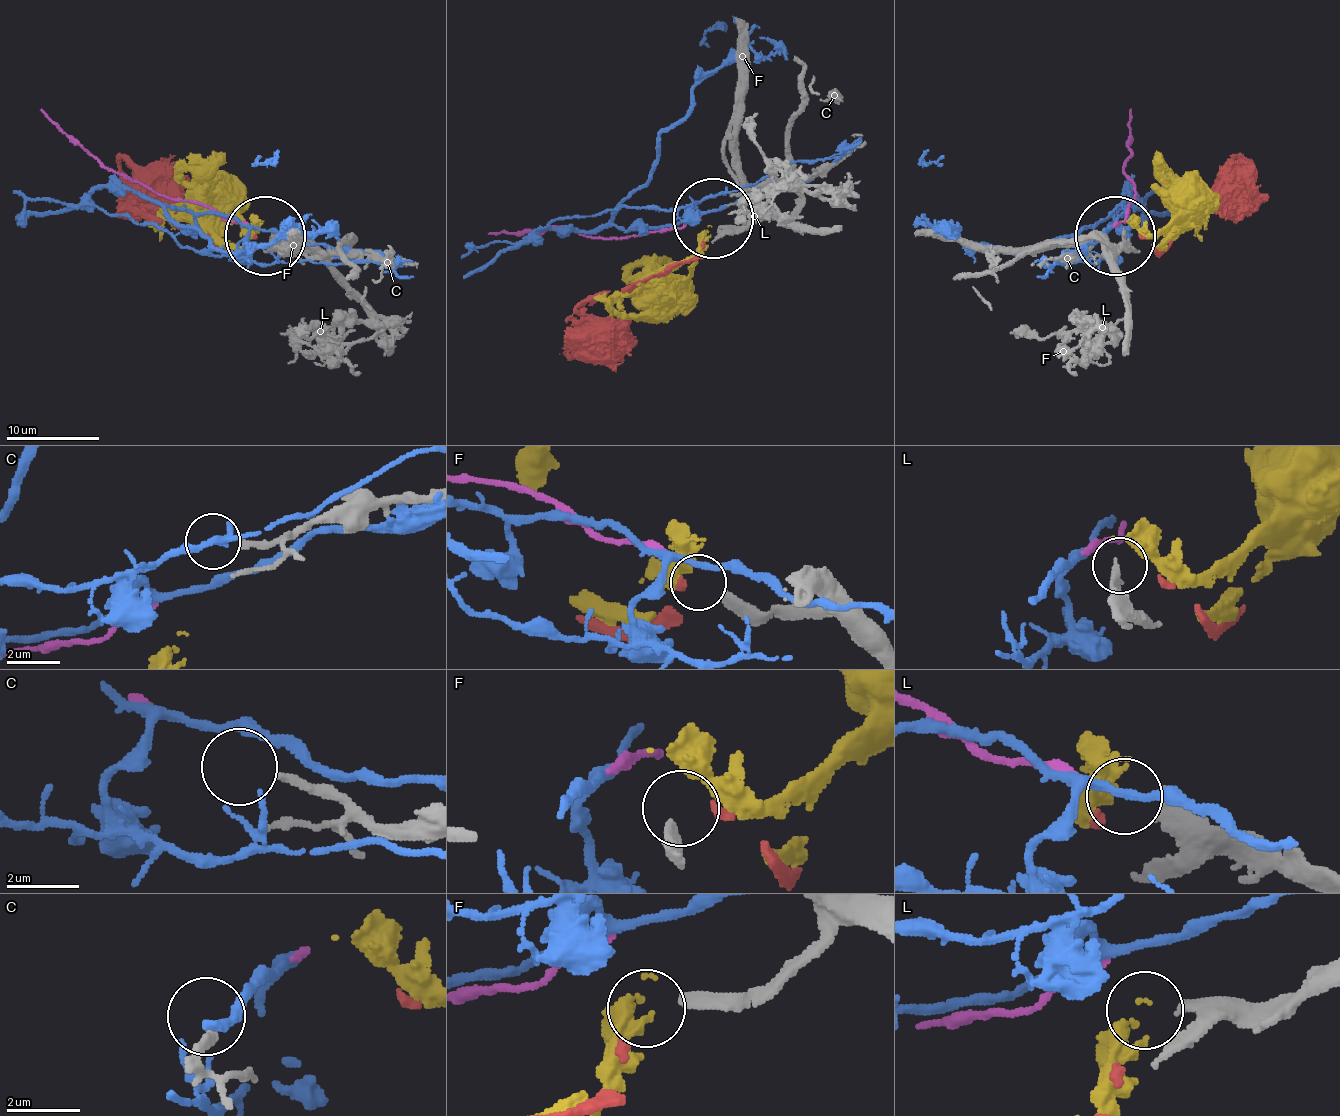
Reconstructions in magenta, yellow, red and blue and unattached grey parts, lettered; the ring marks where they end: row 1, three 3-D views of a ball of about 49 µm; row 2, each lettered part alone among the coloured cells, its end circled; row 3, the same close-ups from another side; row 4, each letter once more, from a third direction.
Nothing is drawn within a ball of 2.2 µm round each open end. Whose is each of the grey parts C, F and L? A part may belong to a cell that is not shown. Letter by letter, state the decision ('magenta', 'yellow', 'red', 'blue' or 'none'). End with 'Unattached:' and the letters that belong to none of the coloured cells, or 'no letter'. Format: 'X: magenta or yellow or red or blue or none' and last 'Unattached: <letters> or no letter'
C: none
F: red
L: yellow
Unattached: C

